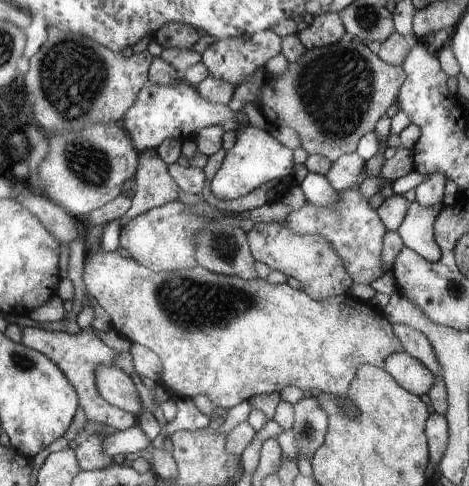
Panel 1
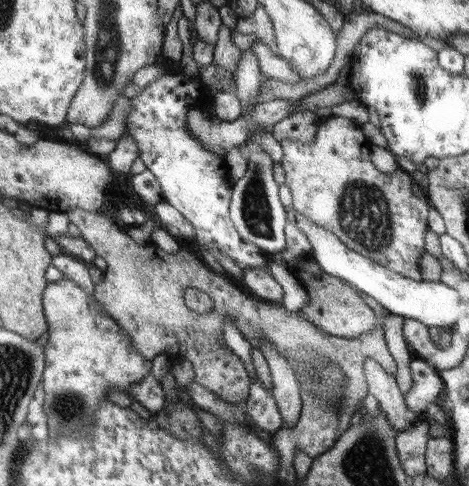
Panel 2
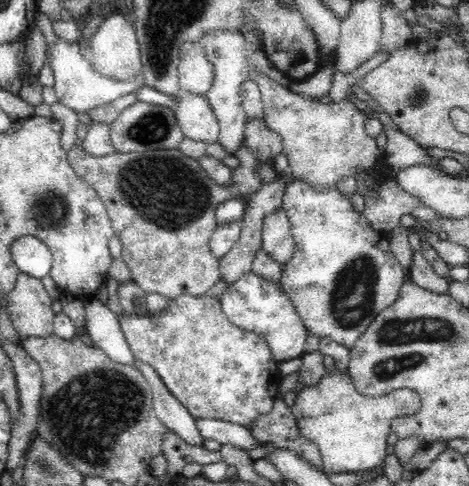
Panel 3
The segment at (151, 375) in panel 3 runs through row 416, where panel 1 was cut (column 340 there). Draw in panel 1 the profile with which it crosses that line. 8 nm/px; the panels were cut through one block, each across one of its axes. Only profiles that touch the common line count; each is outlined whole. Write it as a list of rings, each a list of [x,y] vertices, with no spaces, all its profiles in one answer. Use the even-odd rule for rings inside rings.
[[[353,152],[349,156],[341,156],[339,160],[335,160],[325,178],[329,180],[331,188],[337,194],[341,194],[345,190],[355,188],[361,182],[363,172],[365,172],[365,160],[357,152]]]

